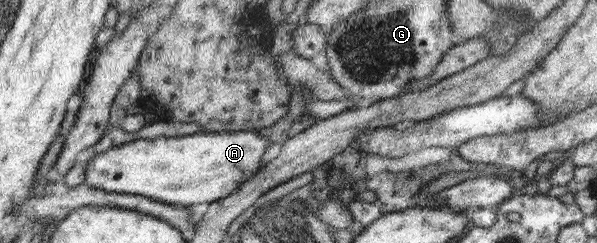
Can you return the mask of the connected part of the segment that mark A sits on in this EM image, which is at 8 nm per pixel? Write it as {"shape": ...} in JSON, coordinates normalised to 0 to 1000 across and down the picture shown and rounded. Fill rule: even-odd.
{"shape":[[[427,539],[335,543],[258,576],[235,568],[161,634],[144,683],[142,753],[183,794],[235,802],[293,852],[353,835],[385,807],[405,753],[420,737],[419,716],[427,716],[437,691],[439,642],[451,601],[454,584]]]}

